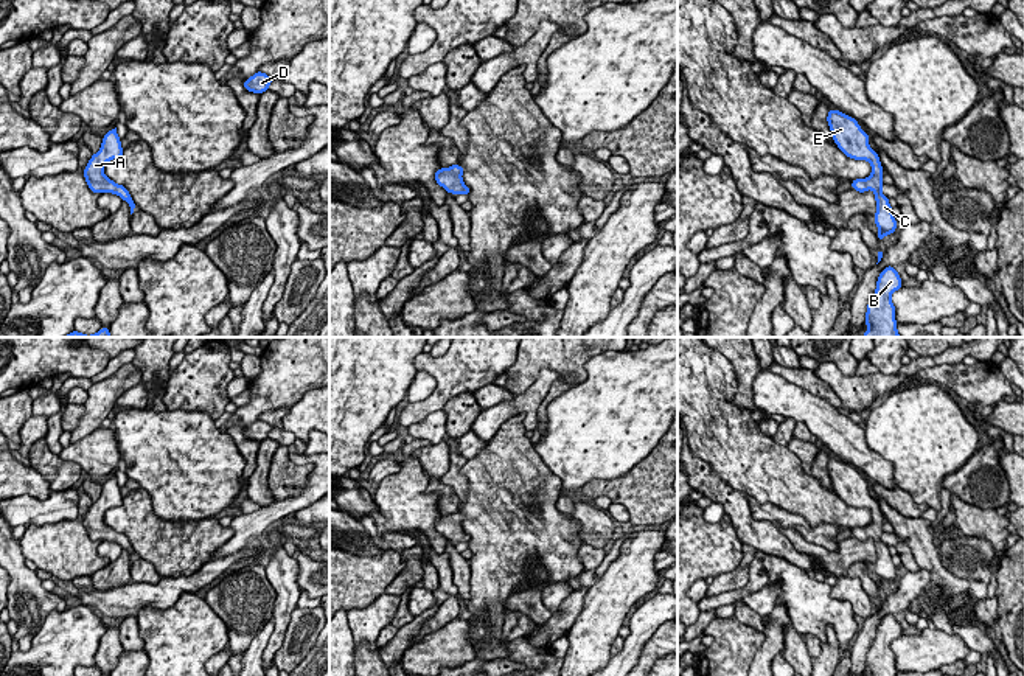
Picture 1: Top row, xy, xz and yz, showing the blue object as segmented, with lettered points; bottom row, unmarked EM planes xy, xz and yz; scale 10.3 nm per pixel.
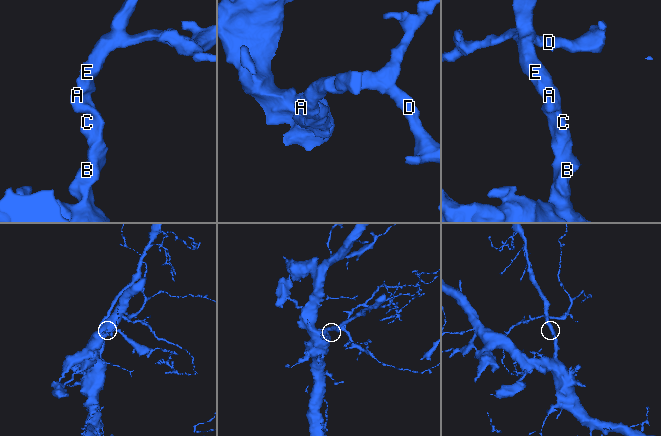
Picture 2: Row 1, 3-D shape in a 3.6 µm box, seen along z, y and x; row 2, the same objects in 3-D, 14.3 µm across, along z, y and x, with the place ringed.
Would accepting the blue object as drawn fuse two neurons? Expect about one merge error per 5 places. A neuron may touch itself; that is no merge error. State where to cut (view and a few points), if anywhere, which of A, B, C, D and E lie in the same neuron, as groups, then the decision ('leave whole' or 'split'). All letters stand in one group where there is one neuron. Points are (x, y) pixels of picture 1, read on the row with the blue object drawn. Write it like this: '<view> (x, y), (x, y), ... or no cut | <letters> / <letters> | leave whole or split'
no cut | A B C D E | leave whole

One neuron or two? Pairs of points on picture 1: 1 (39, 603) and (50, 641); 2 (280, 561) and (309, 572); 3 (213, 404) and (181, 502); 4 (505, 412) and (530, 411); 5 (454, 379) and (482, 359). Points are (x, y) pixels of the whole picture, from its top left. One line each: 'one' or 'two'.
1: two
2: two
3: two
4: one
5: one

